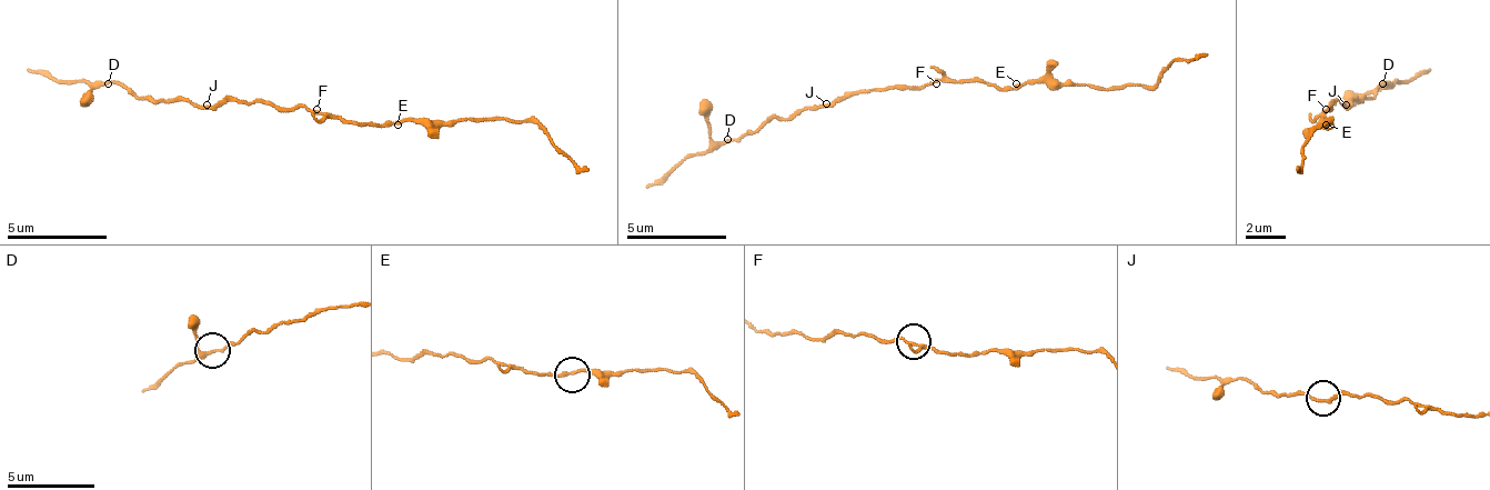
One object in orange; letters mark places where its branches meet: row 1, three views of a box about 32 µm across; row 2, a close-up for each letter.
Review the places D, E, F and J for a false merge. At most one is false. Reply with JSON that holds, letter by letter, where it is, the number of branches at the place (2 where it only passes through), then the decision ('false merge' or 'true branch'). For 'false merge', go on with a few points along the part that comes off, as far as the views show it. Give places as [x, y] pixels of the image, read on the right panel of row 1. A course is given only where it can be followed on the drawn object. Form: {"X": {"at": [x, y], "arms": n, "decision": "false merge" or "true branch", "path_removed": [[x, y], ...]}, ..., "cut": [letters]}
{"D": {"at": [1382, 83], "arms": 3, "decision": "true branch"}, "E": {"at": [1326, 124], "arms": 2, "decision": "true branch"}, "F": {"at": [1326, 109], "arms": 3, "decision": "true branch"}, "J": {"at": [1346, 104], "arms": 2, "decision": "true branch"}, "cut": []}

